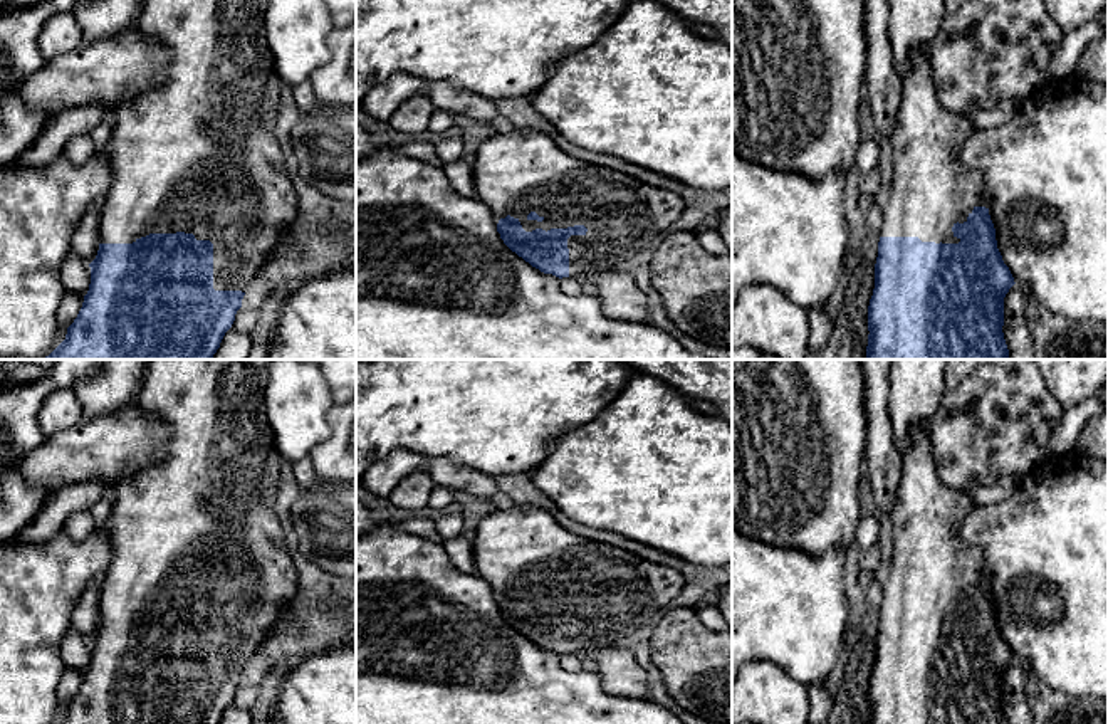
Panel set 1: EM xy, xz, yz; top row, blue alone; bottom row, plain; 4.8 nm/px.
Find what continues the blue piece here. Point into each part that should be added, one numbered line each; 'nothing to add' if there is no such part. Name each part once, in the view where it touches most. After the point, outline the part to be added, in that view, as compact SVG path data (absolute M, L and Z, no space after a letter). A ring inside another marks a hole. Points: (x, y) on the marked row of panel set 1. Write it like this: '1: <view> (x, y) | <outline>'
1: xy (197, 153) | M143 0L138 29L146 37L165 45L171 52L163 84L146 89L133 101L109 111L112 121L111 141L106 146L106 160L111 165L111 185L99 215L101 244L133 244L149 233L193 233L196 240L213 244L213 289L247 292L255 281L269 254L277 255L280 239L294 227L297 191L287 171L287 165L274 134L277 121L282 79L275 71L275 60L265 39L264 17L269 0Z

